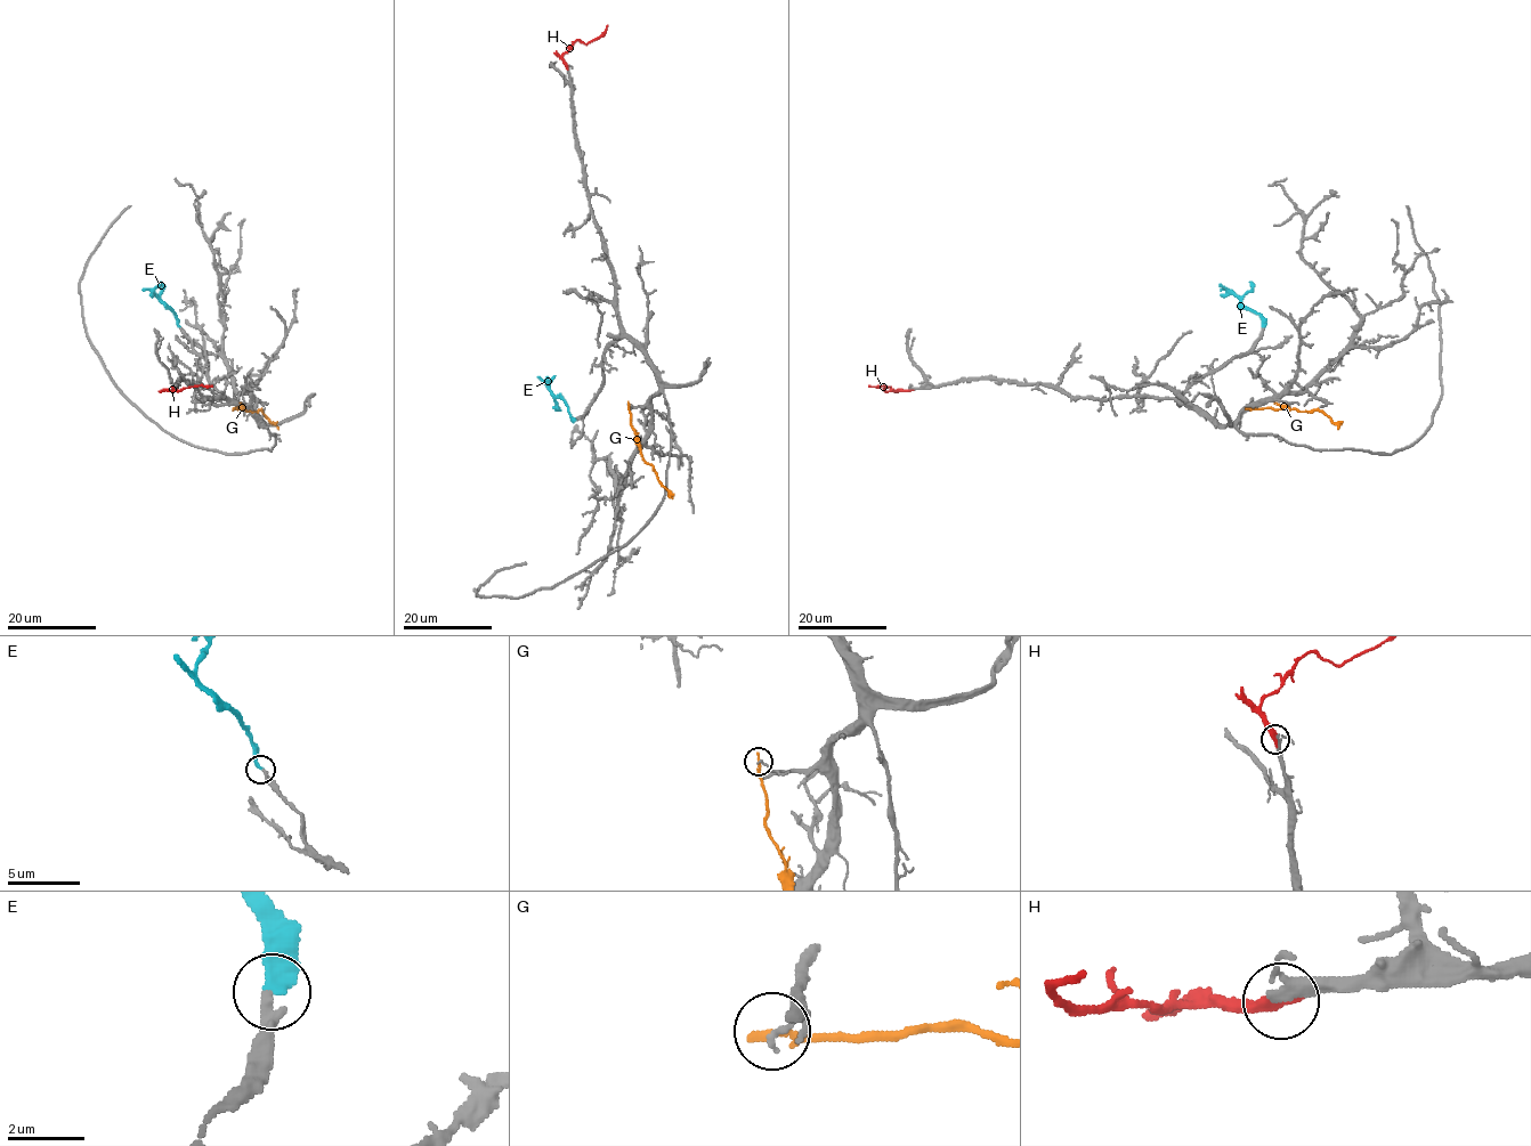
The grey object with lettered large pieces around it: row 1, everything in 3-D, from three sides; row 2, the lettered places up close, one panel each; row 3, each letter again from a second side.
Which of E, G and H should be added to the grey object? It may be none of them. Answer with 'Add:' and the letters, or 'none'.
Add: E, H

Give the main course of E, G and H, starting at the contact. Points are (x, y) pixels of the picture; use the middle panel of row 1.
E: (574, 419), (566, 404), (537, 376)
G: (628, 404), (630, 424), (642, 458), (653, 465), (658, 480), (673, 494)
H: (566, 66), (561, 56), (574, 42), (594, 40), (607, 25)

